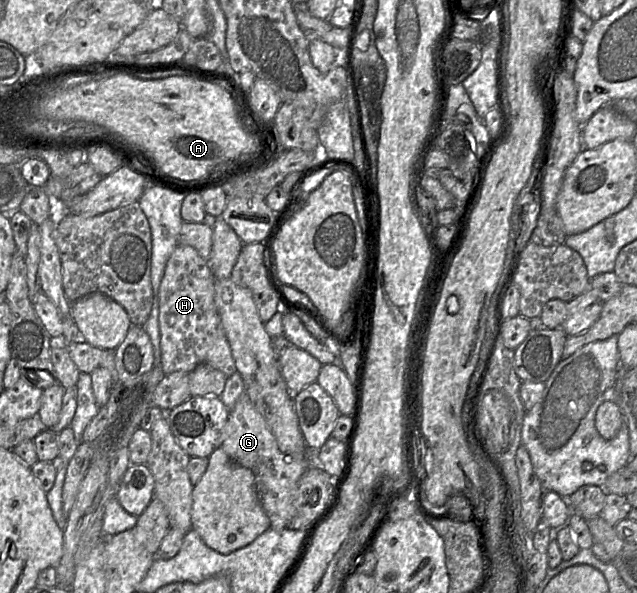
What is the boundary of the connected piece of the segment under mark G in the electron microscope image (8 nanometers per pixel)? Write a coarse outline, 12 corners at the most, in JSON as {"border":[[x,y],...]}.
{"border":[[245,391],[220,448],[253,472],[270,528],[294,516],[308,467],[279,449]]}

